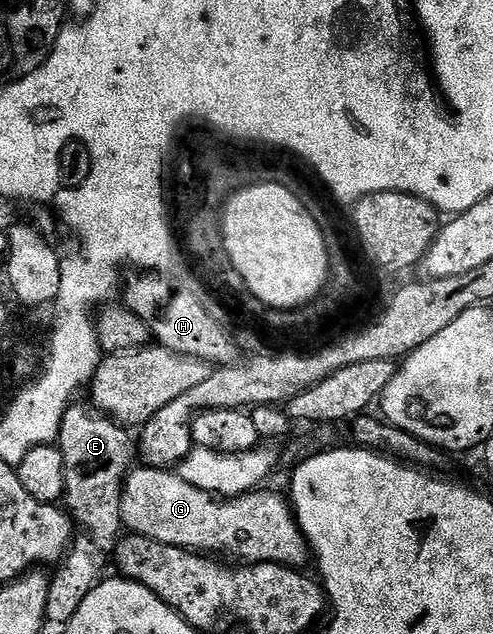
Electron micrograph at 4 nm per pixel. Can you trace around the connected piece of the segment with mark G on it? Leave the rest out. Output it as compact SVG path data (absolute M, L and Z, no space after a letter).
M137 466L125 477L125 489L121 495L121 523L134 536L146 536L167 546L187 548L198 554L217 554L226 552L238 556L241 562L258 564L284 564L287 568L300 569L301 564L310 563L311 549L305 541L297 517L293 514L290 501L284 495L258 490L248 496L218 498L183 482L180 474L164 468Z

